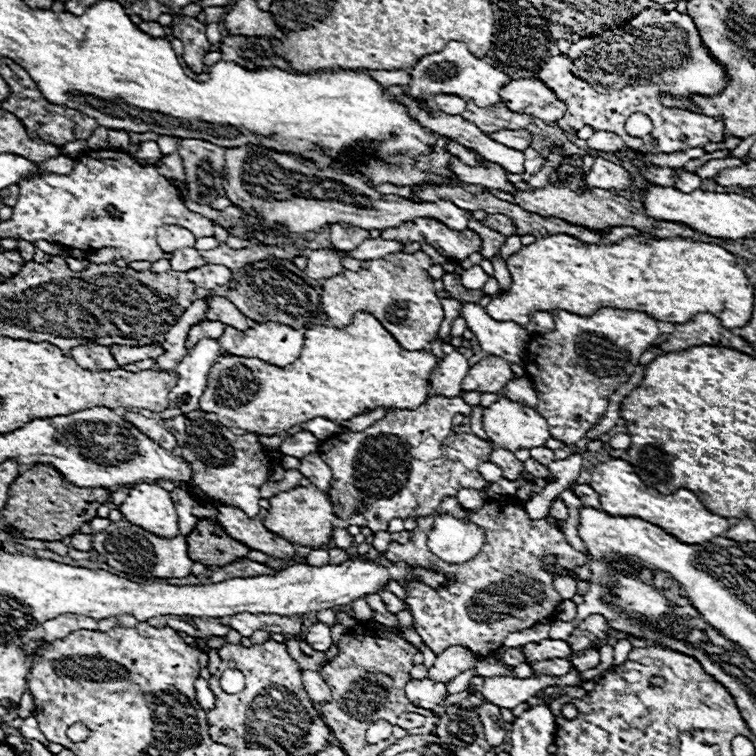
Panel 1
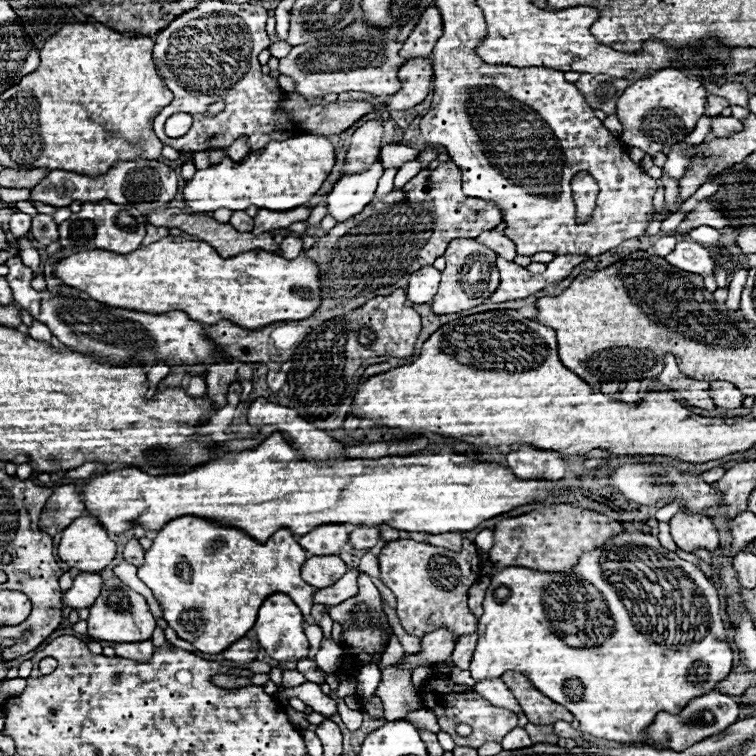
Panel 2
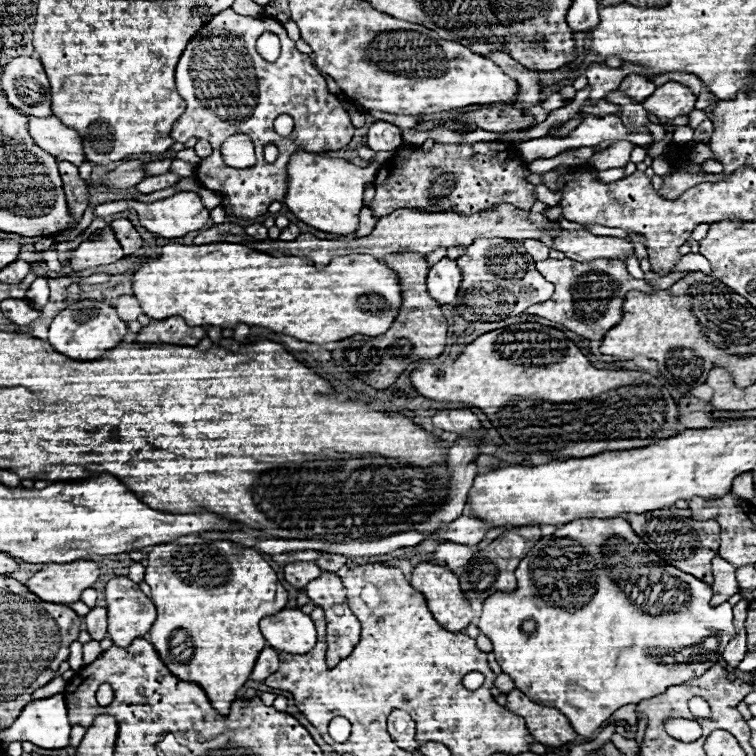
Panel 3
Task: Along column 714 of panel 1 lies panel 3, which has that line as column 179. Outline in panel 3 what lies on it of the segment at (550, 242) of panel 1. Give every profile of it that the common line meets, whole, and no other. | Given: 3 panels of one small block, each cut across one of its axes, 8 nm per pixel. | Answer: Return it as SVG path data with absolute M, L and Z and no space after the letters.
M214 242L204 246L168 244L160 258L140 264L140 270L134 274L134 296L144 314L154 320L182 316L188 326L210 324L220 328L234 328L236 324L244 322L248 326L270 328L312 344L328 344L356 334L380 336L396 320L402 304L396 272L392 272L392 268L388 268L384 262L378 262L374 256L336 256L326 268L318 270L308 258L270 256L244 244L230 242Z

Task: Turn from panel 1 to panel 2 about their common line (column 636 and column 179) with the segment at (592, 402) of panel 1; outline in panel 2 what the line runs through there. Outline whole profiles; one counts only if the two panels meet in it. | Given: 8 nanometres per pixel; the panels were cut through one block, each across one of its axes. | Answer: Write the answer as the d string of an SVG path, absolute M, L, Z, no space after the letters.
M20 256L8 260L6 264L10 274L6 276L14 294L14 302L28 310L34 320L44 322L50 332L68 348L78 352L90 352L100 358L110 358L116 362L124 362L128 358L140 358L144 364L154 364L156 360L164 360L168 366L194 366L226 362L216 346L204 336L204 326L188 320L184 312L164 312L164 314L148 314L148 312L134 312L126 308L114 308L100 304L92 298L68 298L60 294L50 294L48 290L38 292L32 288L32 270L22 264Z

